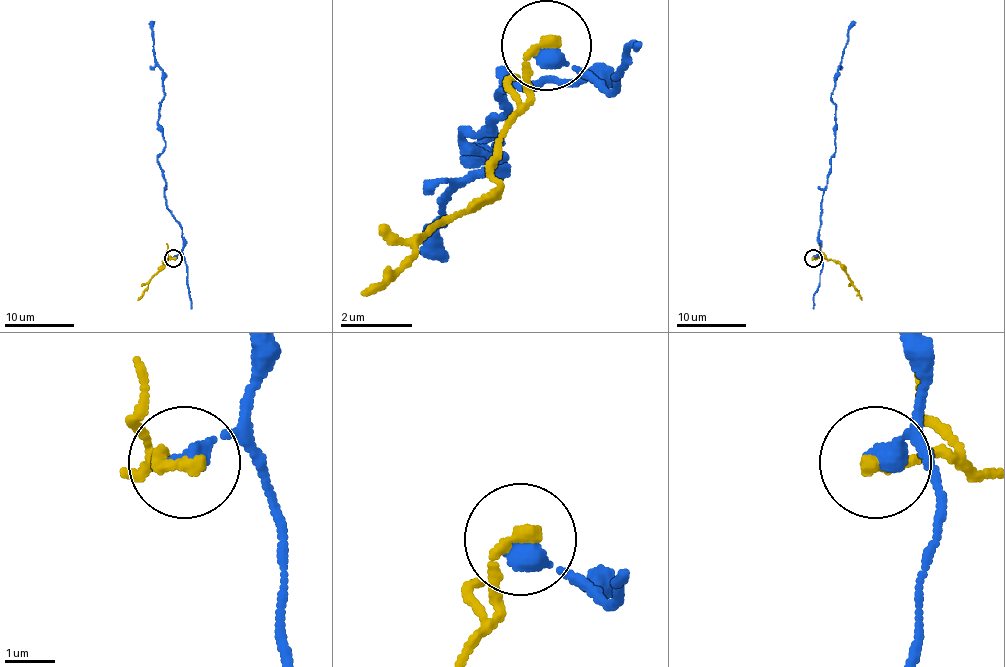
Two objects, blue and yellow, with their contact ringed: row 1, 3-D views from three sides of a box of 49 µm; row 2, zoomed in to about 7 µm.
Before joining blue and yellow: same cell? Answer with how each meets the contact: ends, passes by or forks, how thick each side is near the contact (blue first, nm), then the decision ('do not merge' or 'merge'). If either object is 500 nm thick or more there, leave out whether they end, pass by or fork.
blue ends; yellow ends; calibres 420 and 280 nm; do not merge

